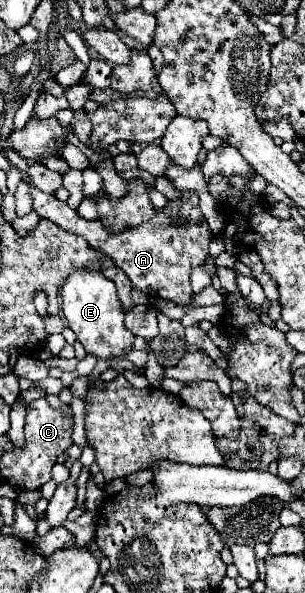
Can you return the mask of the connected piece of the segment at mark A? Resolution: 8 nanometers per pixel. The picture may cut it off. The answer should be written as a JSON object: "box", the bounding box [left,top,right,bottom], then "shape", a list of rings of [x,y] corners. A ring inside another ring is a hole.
{"box":[31,184,213,306],"shape":[[[31,184],[31,198],[33,198],[33,210],[41,218],[47,218],[61,226],[63,230],[83,236],[91,248],[101,250],[109,258],[115,260],[117,268],[121,268],[135,290],[153,296],[171,300],[177,306],[189,306],[193,300],[193,290],[189,282],[189,274],[195,266],[201,266],[207,258],[207,246],[213,240],[213,232],[207,224],[207,220],[201,214],[199,208],[199,196],[195,192],[181,192],[177,200],[169,200],[163,208],[155,210],[155,216],[139,226],[127,226],[119,232],[113,232],[105,222],[95,220],[89,222],[81,218],[75,210],[71,210],[65,202],[57,200],[53,194],[41,192]]]}

